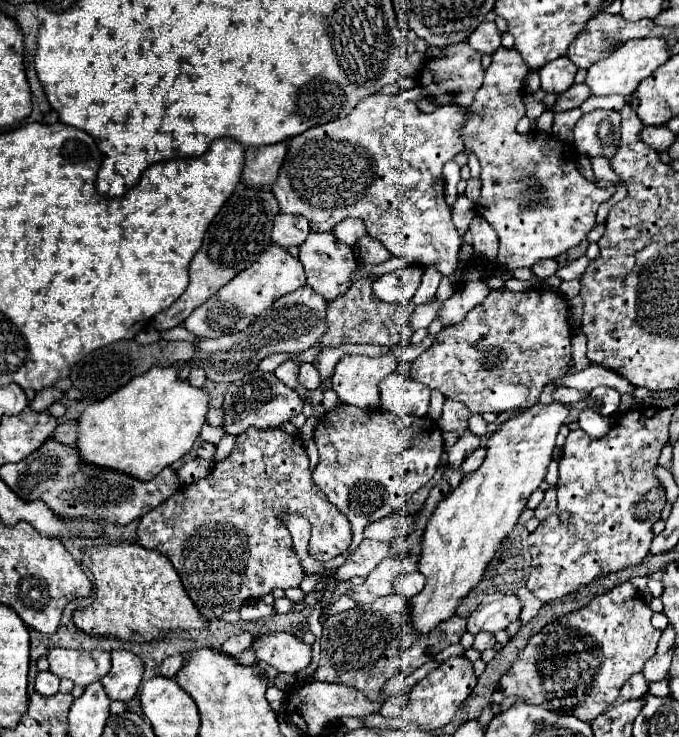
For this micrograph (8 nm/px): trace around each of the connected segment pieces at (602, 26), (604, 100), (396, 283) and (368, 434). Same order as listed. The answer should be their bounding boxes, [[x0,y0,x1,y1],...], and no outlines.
[[566,13,654,65],[580,95,626,113],[374,265,424,303],[282,405,444,575]]

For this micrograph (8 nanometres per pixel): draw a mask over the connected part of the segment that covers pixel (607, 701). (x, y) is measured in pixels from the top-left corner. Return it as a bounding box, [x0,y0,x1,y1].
[500,583,660,721]

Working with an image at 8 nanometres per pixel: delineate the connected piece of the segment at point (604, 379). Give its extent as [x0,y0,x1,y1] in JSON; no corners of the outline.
[556,365,634,395]

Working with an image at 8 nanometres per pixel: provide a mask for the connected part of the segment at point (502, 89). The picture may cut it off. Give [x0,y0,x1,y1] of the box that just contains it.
[462,47,614,269]

